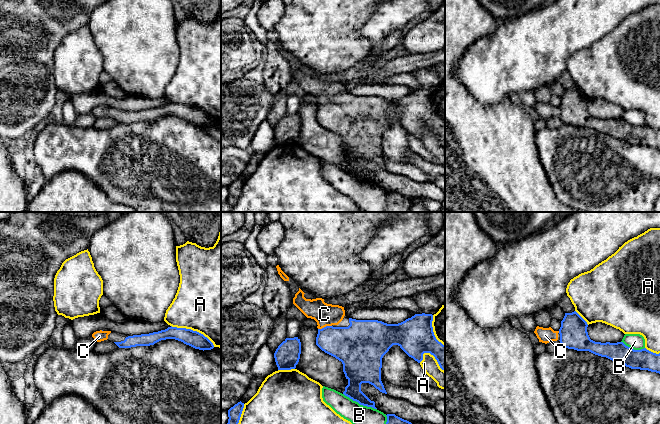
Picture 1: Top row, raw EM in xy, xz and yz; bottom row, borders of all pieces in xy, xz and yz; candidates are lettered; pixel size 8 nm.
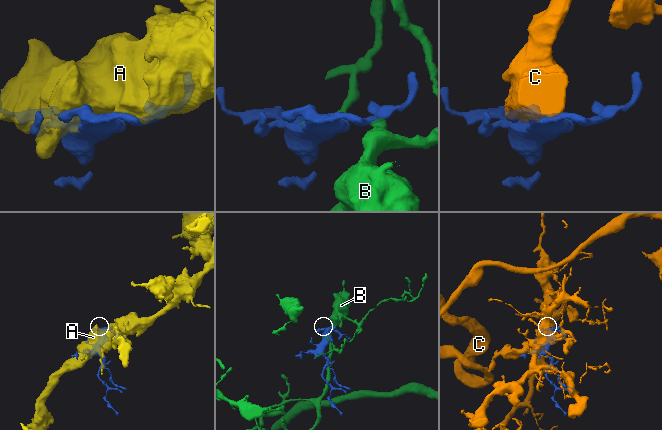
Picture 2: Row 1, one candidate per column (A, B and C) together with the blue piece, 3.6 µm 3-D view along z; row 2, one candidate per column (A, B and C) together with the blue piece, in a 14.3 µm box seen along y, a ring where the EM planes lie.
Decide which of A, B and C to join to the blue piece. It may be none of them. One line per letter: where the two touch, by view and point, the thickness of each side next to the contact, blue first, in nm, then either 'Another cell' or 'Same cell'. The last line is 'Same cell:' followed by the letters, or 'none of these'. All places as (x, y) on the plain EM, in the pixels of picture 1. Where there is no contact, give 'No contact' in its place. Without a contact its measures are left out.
A: Touches blue at xy (192, 106). Thickness 130 nm (blue) against 480 nm. Another cell
B: Touches blue at xz (360, 180). Thickness 180 nm (blue) against 220 nm. Another cell
C: Touches blue at xz (324, 103). Thickness 300 nm (blue) against 180 nm. Same cell
Same cell: C

